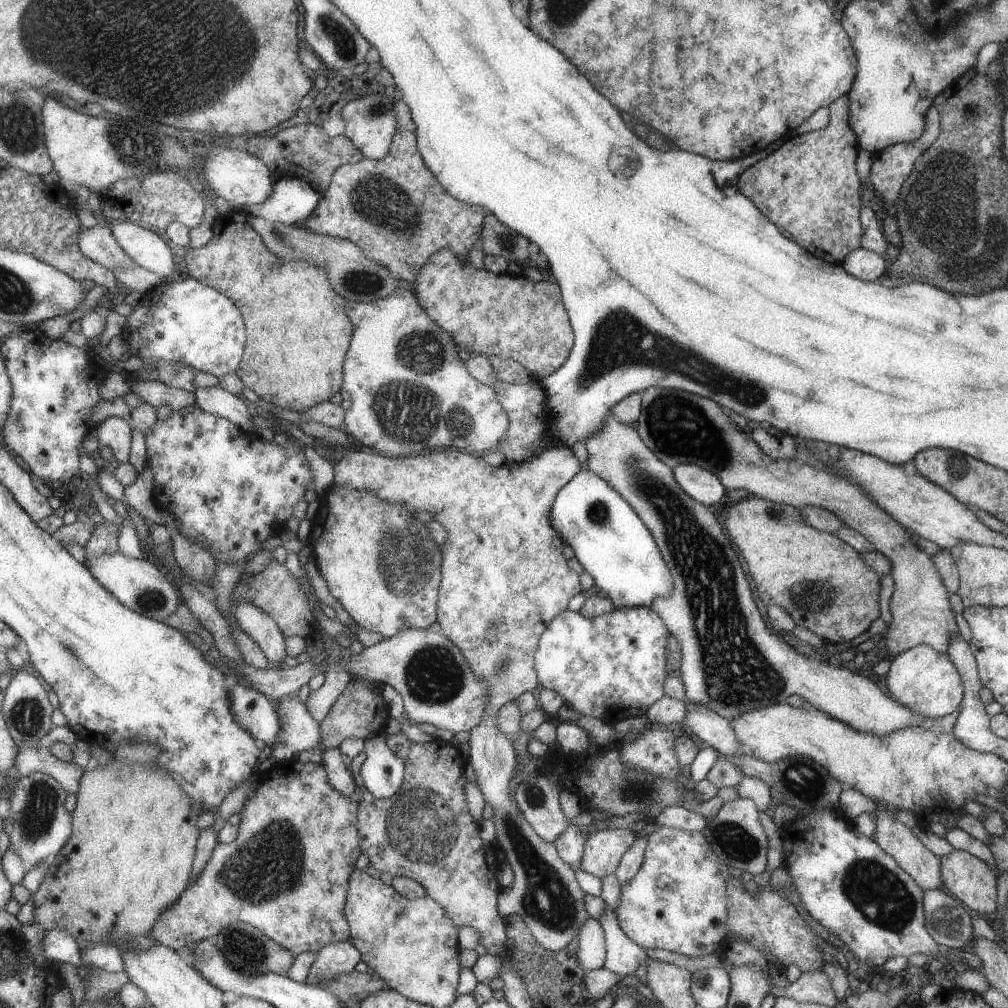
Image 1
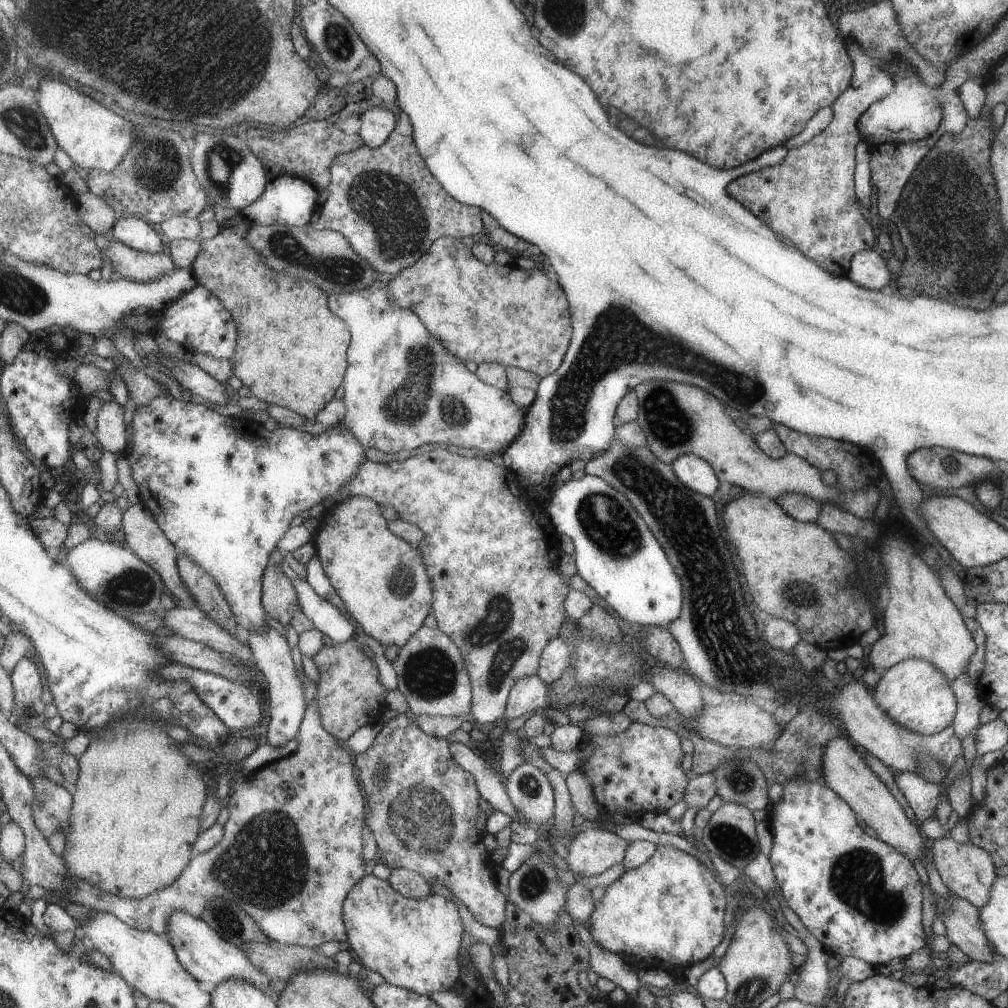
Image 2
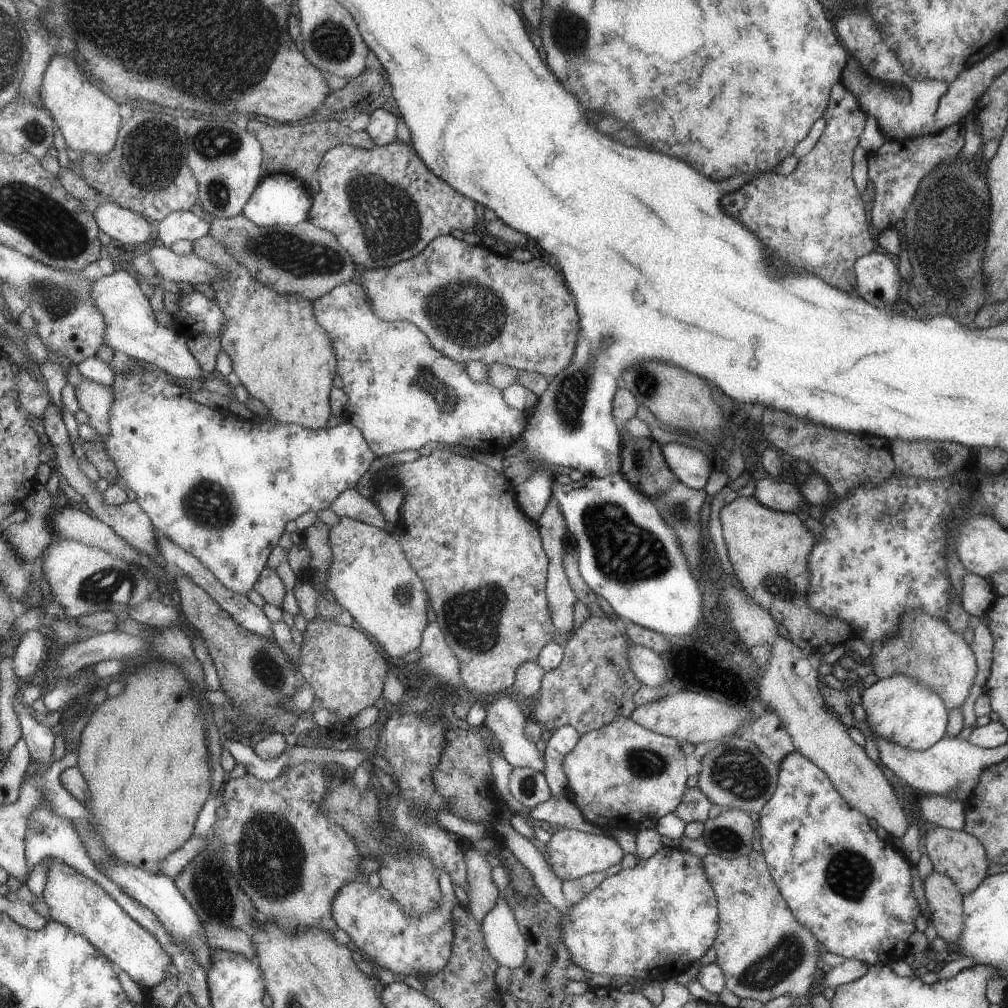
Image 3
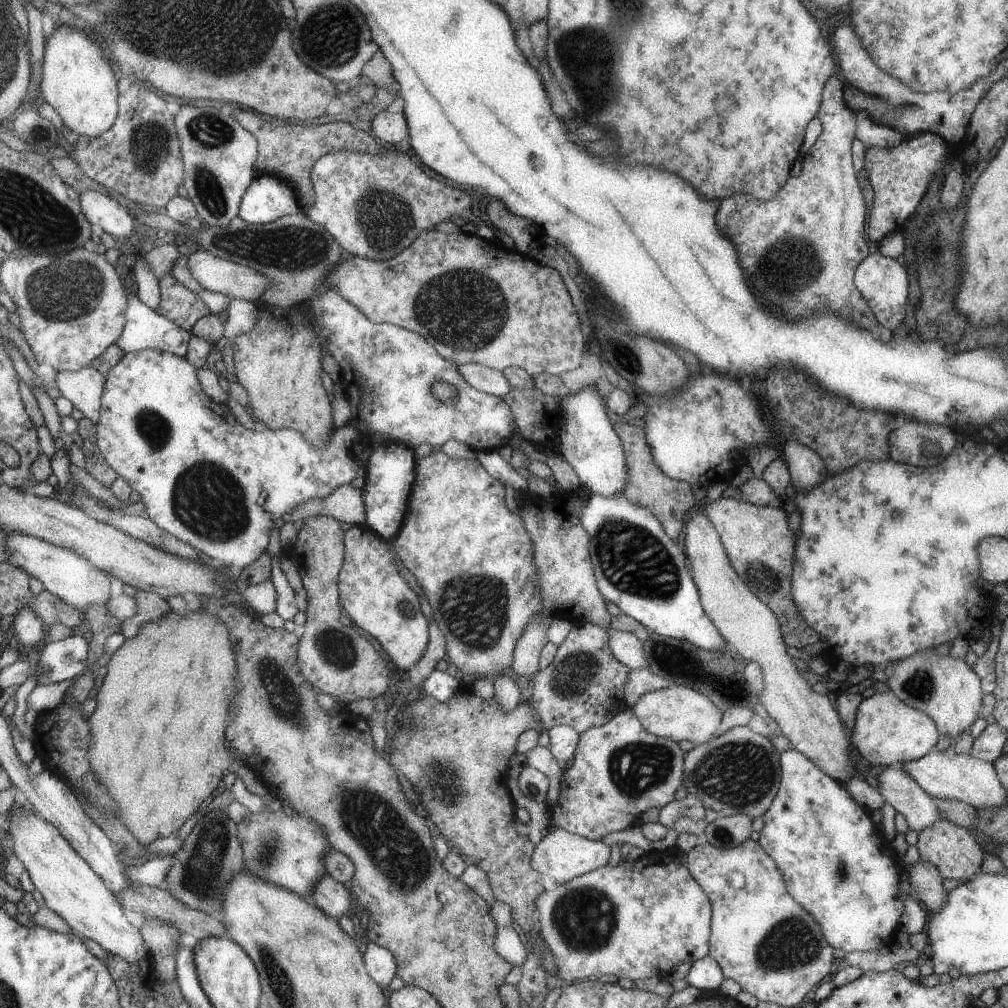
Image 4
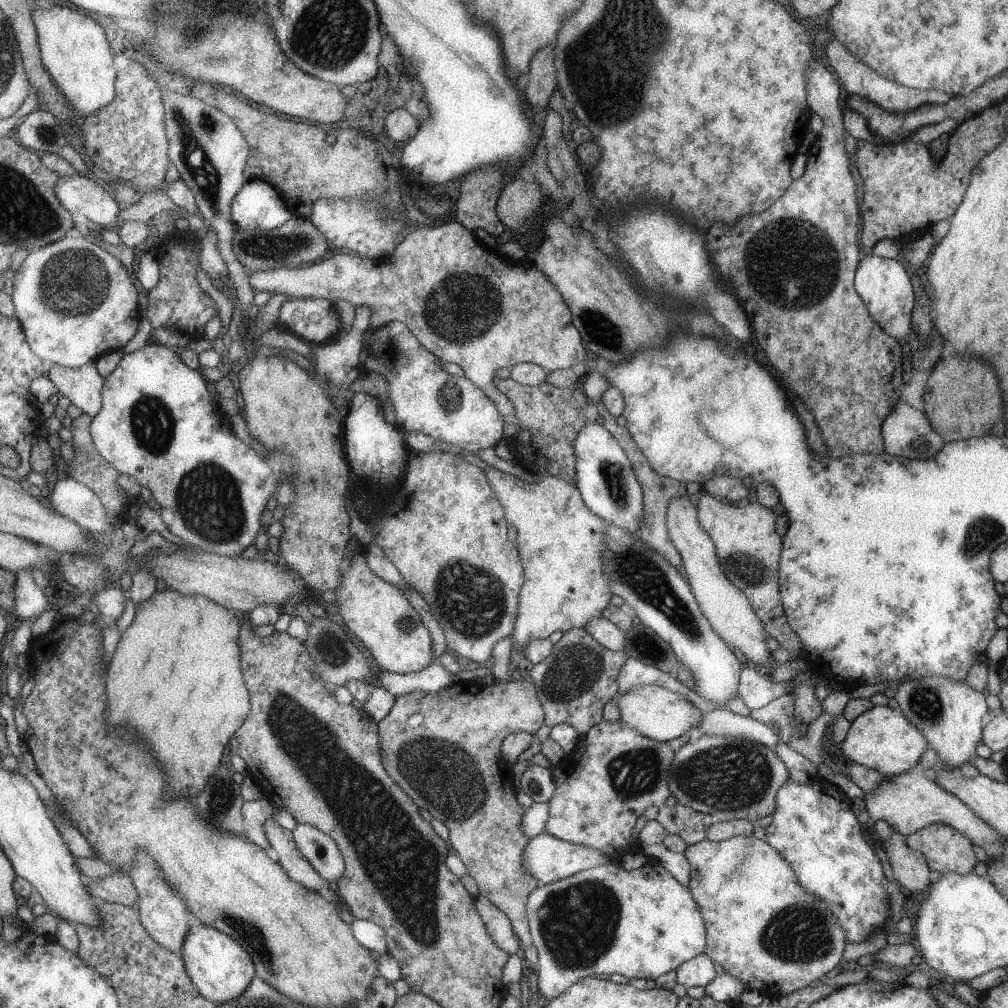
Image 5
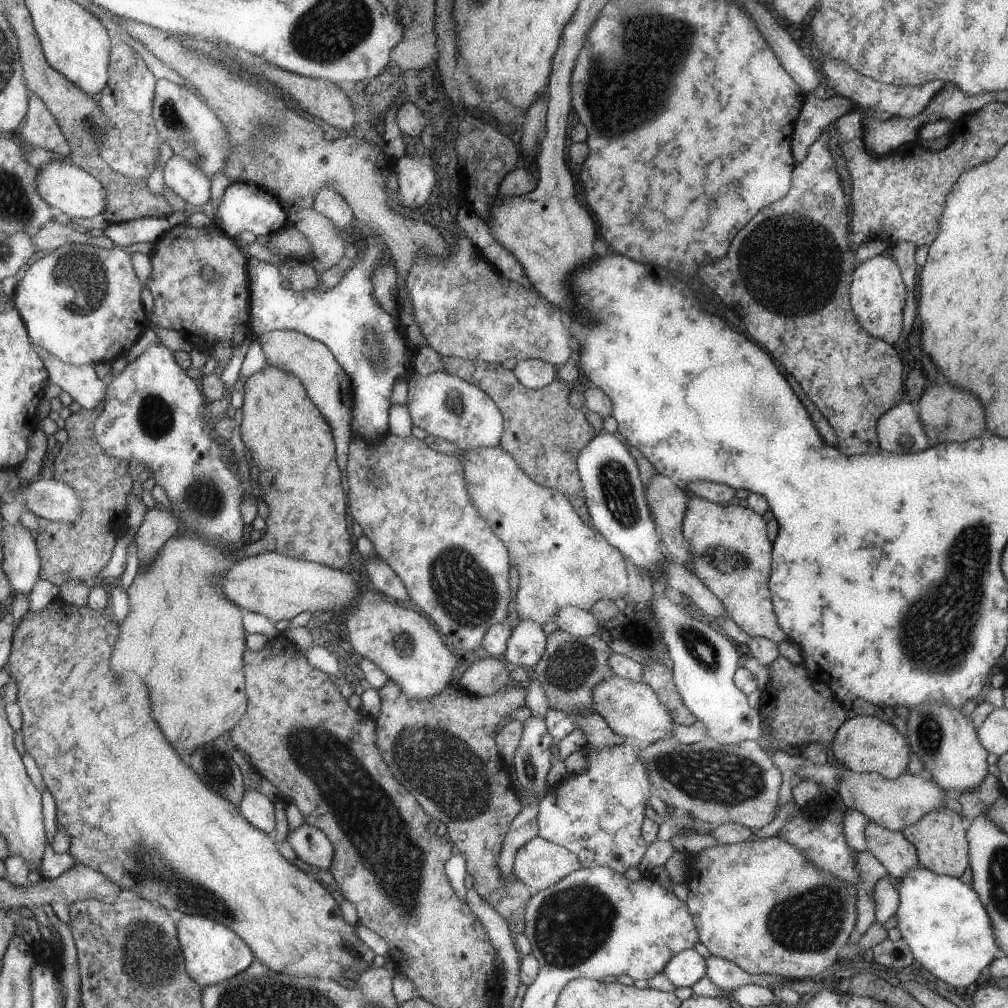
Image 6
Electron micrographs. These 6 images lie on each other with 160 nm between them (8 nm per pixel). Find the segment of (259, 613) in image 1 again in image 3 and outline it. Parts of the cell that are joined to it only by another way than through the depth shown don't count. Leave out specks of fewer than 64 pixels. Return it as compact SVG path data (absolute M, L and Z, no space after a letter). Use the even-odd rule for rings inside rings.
M141 361L137 368L133 368L129 374L117 374L115 384L112 388L115 390L115 406L111 410L111 434L105 439L106 448L109 456L115 462L121 476L121 485L132 489L136 493L136 501L145 508L145 512L151 516L153 524L158 531L158 538L169 538L175 544L191 552L193 556L199 558L215 576L217 580L227 586L229 590L246 596L250 590L255 590L256 584L261 578L263 570L267 568L267 558L269 554L279 546L279 538L285 533L285 526L291 520L295 521L301 514L306 512L321 512L321 510L330 509L331 504L349 489L356 486L357 481L370 468L374 460L374 454L363 439L362 432L357 427L352 426L351 422L345 420L344 423L335 428L321 428L318 430L307 429L300 425L292 423L275 422L251 422L243 420L230 412L228 409L213 409L203 406L201 402L195 402L185 394L184 388L175 384L171 374Z

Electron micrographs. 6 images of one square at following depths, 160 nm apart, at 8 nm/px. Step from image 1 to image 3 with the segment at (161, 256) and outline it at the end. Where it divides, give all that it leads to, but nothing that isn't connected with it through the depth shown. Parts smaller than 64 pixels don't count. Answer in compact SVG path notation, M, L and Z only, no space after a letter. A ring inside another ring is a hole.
M105 202L95 206L95 217L99 227L113 240L126 246L139 246L141 242L149 242L156 235L150 220L145 219L119 204Z

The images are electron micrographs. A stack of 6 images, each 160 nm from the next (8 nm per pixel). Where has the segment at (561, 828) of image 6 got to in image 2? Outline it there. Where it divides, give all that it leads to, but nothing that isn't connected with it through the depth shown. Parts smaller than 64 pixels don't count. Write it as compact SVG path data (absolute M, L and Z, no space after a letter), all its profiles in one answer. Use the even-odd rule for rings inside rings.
M631 722L623 733L584 740L569 753L549 746L537 747L537 754L561 775L583 770L591 782L597 805L609 814L627 812L639 817L643 813L666 812L685 794L687 778L679 766L679 760L684 756L679 750L679 736L667 728Z

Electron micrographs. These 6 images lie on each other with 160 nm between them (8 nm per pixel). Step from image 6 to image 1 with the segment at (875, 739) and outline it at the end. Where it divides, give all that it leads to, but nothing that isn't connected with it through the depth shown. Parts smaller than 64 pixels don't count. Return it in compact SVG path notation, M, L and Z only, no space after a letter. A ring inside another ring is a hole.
M917 645L889 661L889 669L884 674L887 690L891 698L906 706L912 713L929 721L953 713L961 704L964 693L962 678L946 654L927 645Z

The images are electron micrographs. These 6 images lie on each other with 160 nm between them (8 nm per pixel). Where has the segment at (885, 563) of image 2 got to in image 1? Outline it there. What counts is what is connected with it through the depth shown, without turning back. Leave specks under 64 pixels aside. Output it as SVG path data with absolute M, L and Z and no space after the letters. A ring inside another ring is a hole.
M656 386L644 389L641 395L641 410L636 422L639 438L642 438L646 446L671 469L678 464L700 466L717 475L727 491L741 488L748 492L749 496L764 498L782 505L791 505L795 508L809 505L827 509L836 515L843 525L862 534L872 544L872 550L885 555L890 563L889 574L894 587L888 603L890 621L885 623L887 630L883 633L890 660L892 654L905 653L907 649L917 645L927 645L941 654L947 654L950 641L954 635L959 634L959 630L955 614L949 607L949 594L934 562L906 534L905 528L872 501L855 483L845 477L829 473L825 468L814 470L795 457L772 459L745 432L737 430L735 424L721 412L721 408L715 402L711 402L709 398L687 394L679 389L671 390Z

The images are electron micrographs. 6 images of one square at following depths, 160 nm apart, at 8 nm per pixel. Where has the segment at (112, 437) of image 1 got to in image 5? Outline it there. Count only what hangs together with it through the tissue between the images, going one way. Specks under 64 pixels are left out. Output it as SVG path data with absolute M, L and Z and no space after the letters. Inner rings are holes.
M88 363L77 369L59 364L48 368L50 380L70 403L93 418L101 413L105 378L99 374L94 363Z

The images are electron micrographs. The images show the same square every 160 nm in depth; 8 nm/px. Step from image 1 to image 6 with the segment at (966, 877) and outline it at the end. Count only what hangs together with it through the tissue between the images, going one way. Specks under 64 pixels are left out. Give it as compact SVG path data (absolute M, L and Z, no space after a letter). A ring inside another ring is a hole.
M946 807L931 809L926 815L918 818L913 824L904 826L900 831L905 840L916 850L919 866L938 875L949 875L959 878L969 865L969 843L965 840L965 828L957 812Z

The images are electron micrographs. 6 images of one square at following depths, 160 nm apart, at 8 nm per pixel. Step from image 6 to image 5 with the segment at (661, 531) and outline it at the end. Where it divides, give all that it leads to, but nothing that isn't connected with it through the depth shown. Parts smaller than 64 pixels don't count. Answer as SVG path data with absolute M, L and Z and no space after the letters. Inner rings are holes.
M671 498L667 504L665 521L667 522L667 534L669 540L675 544L679 552L684 574L687 574L687 582L695 596L695 602L699 604L699 610L703 618L710 622L711 630L717 632L723 642L741 651L747 661L767 665L773 657L765 646L767 632L763 628L763 622L755 610L751 608L751 602L739 588L735 588L719 565L715 554L715 542L709 538L709 534L699 524L698 510L694 500L689 498Z

